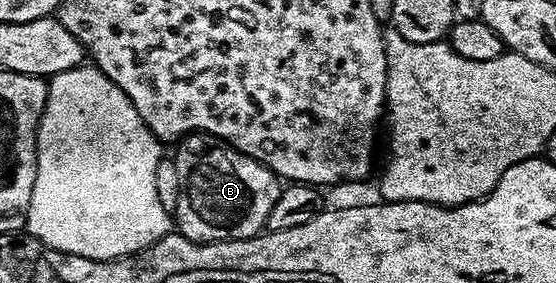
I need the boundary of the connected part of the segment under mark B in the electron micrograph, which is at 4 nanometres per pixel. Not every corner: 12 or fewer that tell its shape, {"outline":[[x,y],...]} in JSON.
{"outline":[[196,132],[173,153],[178,233],[253,238],[281,179]]}

